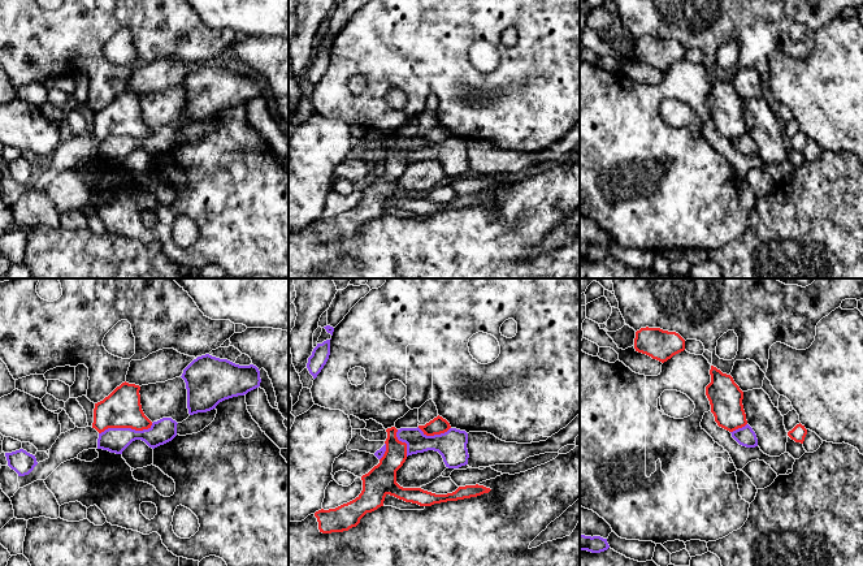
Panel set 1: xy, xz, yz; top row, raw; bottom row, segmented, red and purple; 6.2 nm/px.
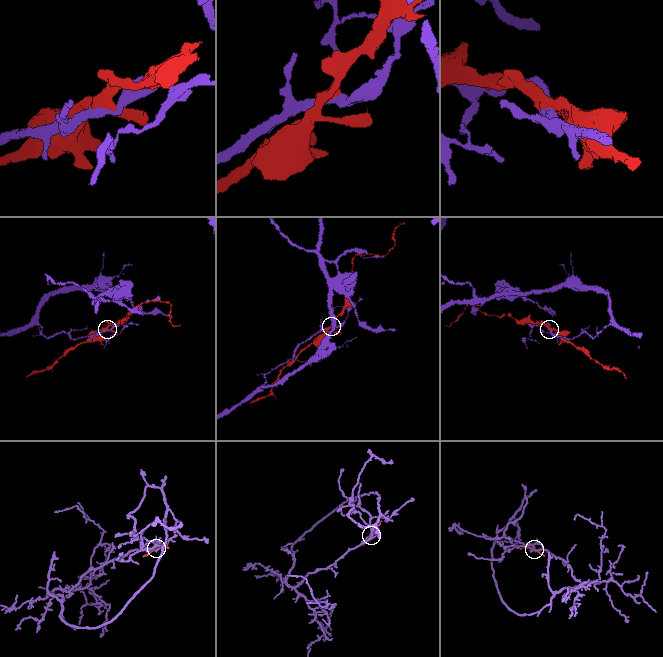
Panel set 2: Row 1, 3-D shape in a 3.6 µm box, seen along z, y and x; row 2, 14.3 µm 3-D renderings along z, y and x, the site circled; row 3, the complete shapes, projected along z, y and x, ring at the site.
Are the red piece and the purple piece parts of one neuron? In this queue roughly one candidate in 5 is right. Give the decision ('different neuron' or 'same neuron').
different neuron

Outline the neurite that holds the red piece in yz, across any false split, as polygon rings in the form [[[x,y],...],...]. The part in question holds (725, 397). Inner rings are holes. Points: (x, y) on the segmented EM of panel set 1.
[[[714,366],[710,375],[711,383],[706,386],[706,396],[717,425],[729,432],[745,427],[747,420],[742,405],[743,392],[730,375],[723,373]]]

